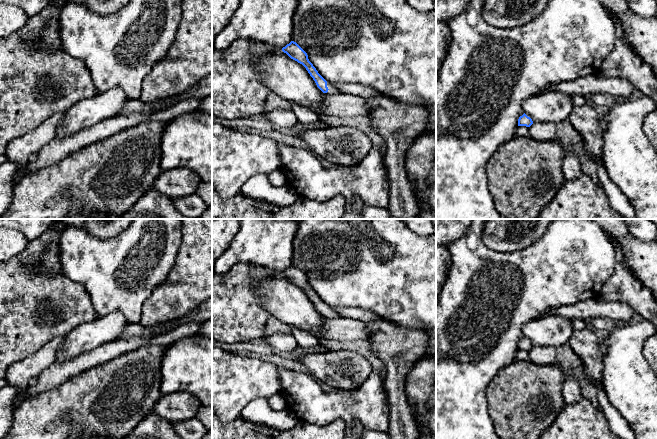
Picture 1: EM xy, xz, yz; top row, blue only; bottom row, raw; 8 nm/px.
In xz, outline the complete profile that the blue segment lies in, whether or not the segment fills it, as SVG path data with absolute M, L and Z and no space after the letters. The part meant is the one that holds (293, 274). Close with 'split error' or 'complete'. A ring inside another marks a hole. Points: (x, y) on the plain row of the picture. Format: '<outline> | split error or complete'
M291 265L285 271L282 272L282 275L286 277L291 283L302 288L310 300L315 305L317 311L327 318L338 318L340 317L333 307L326 305L316 294L313 288L309 285L307 277L294 265Z | split error

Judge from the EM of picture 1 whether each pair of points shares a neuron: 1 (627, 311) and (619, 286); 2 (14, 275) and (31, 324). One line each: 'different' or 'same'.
1: different
2: same

